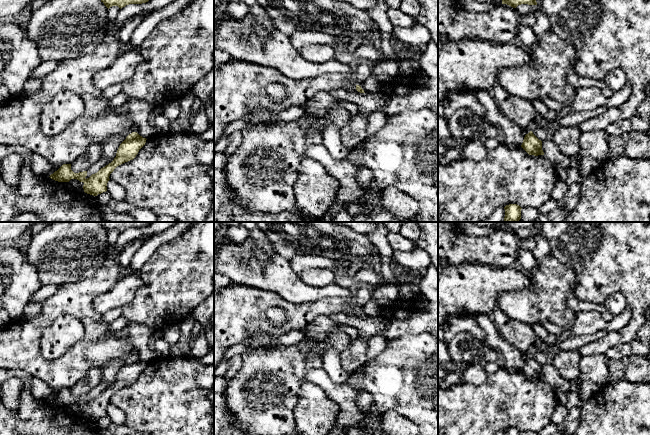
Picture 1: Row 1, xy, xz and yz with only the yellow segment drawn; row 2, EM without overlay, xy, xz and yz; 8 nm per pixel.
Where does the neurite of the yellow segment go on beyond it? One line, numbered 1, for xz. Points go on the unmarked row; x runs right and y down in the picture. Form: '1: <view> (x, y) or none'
1: none

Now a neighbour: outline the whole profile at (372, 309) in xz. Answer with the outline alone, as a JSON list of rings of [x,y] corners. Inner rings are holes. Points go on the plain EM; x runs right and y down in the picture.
[[[372,300],[359,309],[365,317],[377,317],[380,315],[381,307],[380,303]]]

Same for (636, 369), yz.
[[[638,355],[626,356],[620,360],[609,360],[608,383],[625,380],[631,383],[650,384],[650,358]]]

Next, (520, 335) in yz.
[[[497,306],[493,311],[493,324],[503,340],[508,342],[526,359],[528,348],[535,339],[532,325],[507,317]]]

